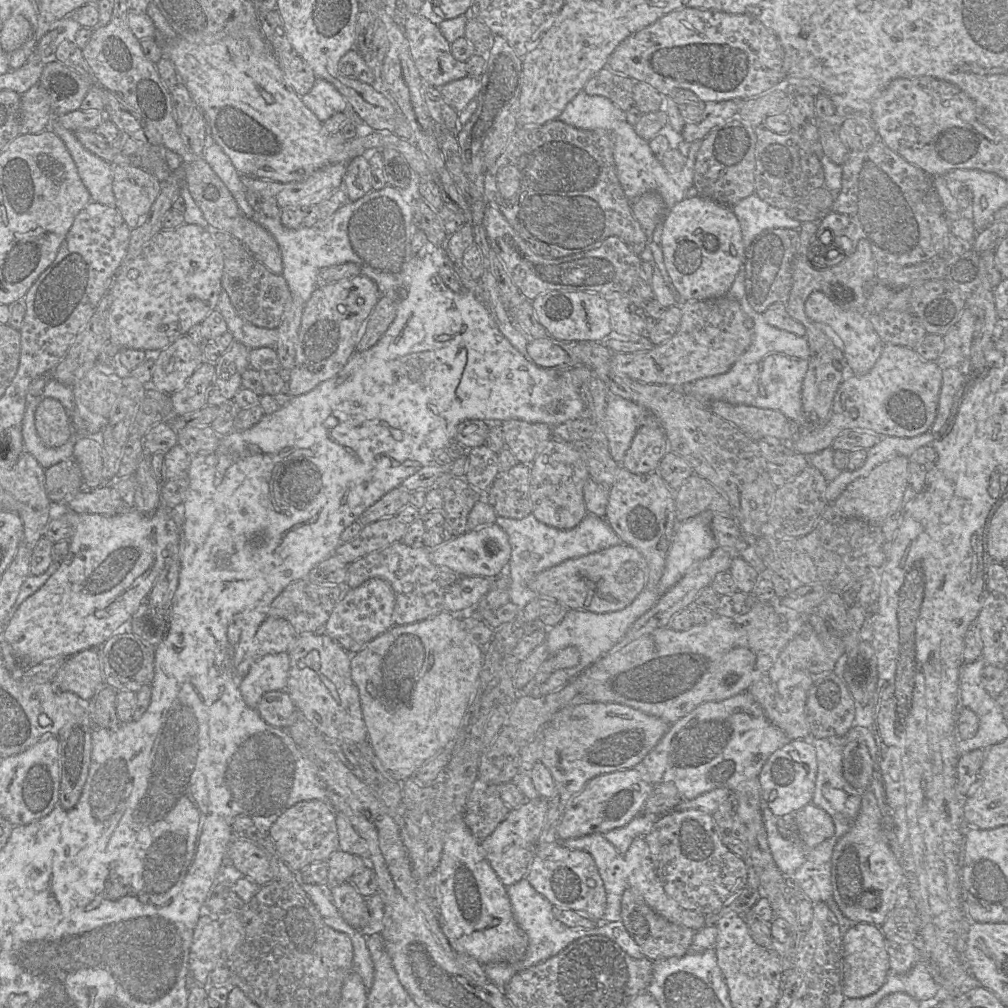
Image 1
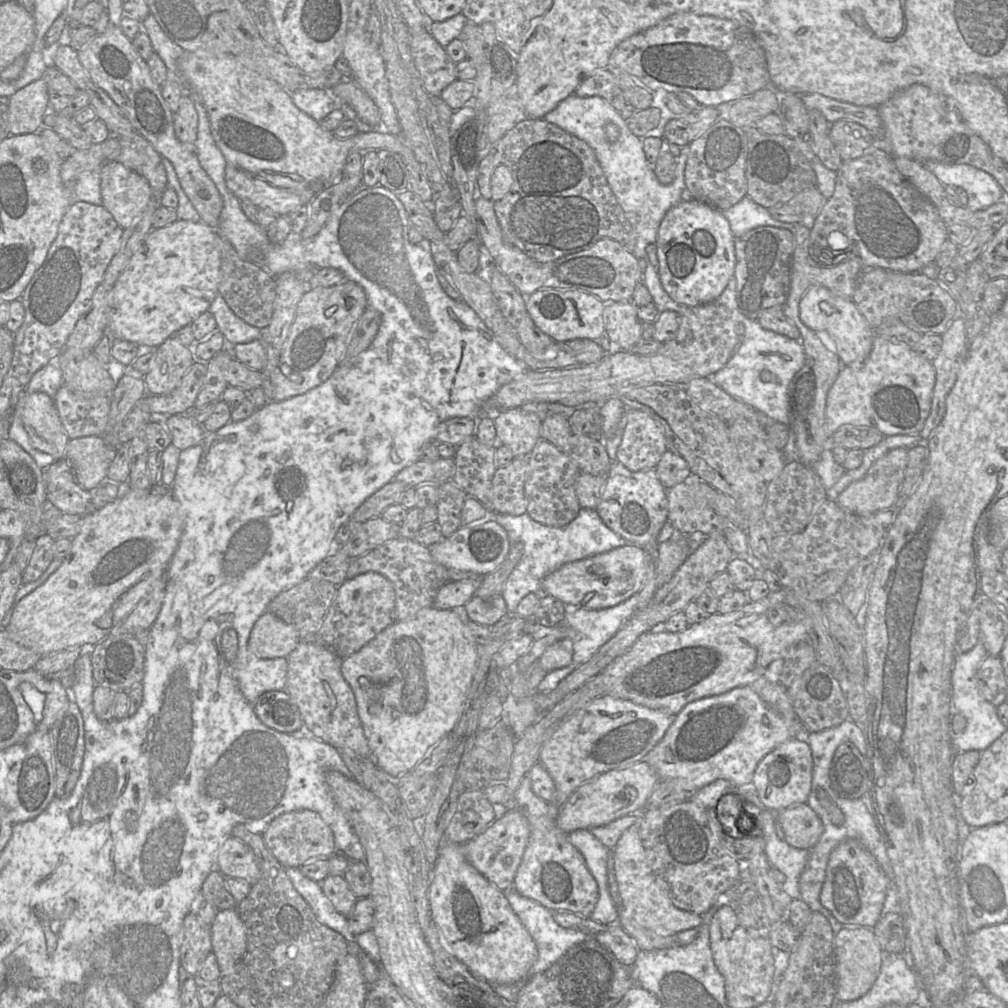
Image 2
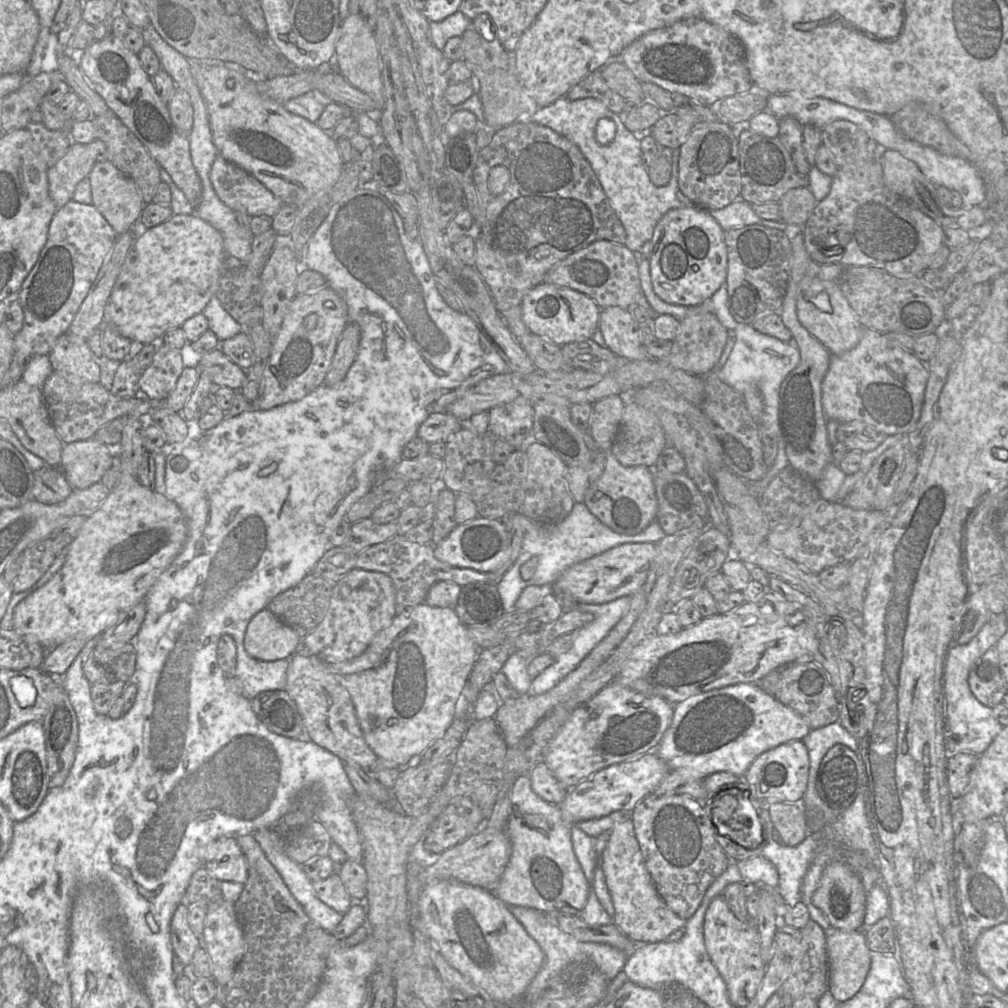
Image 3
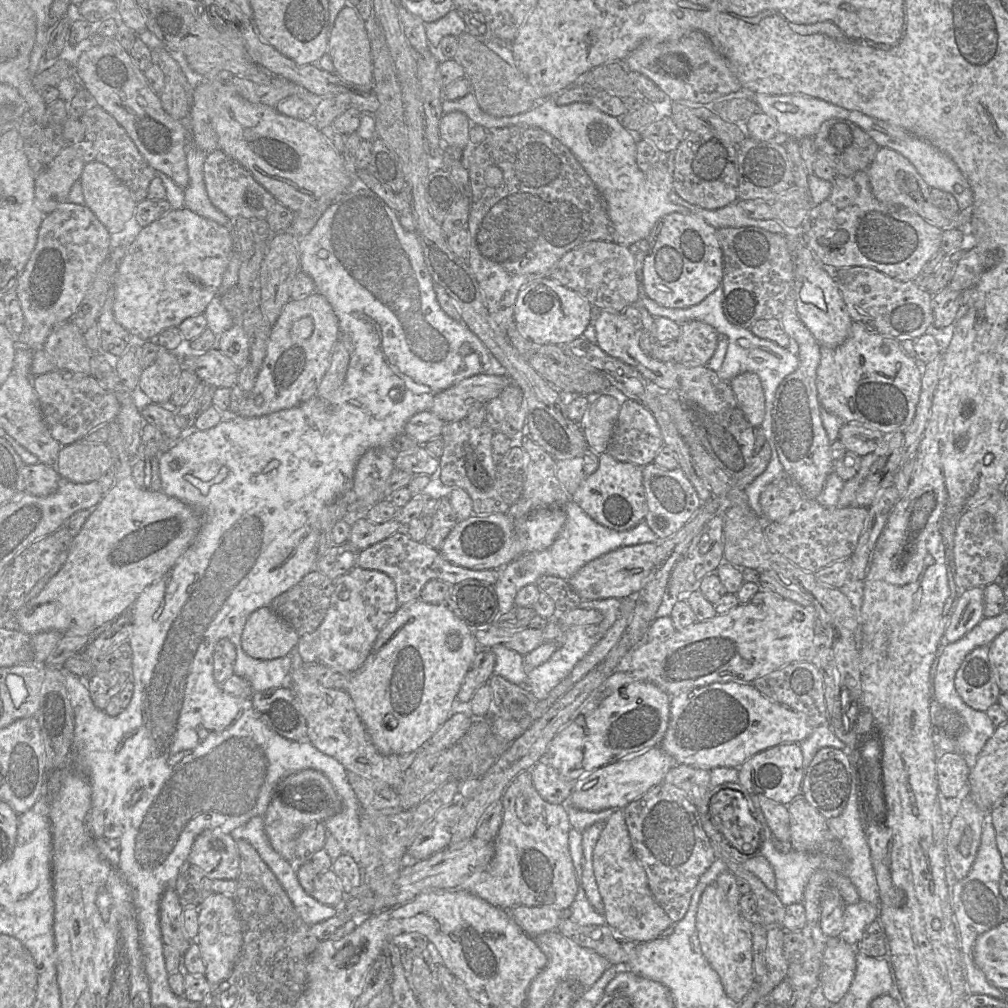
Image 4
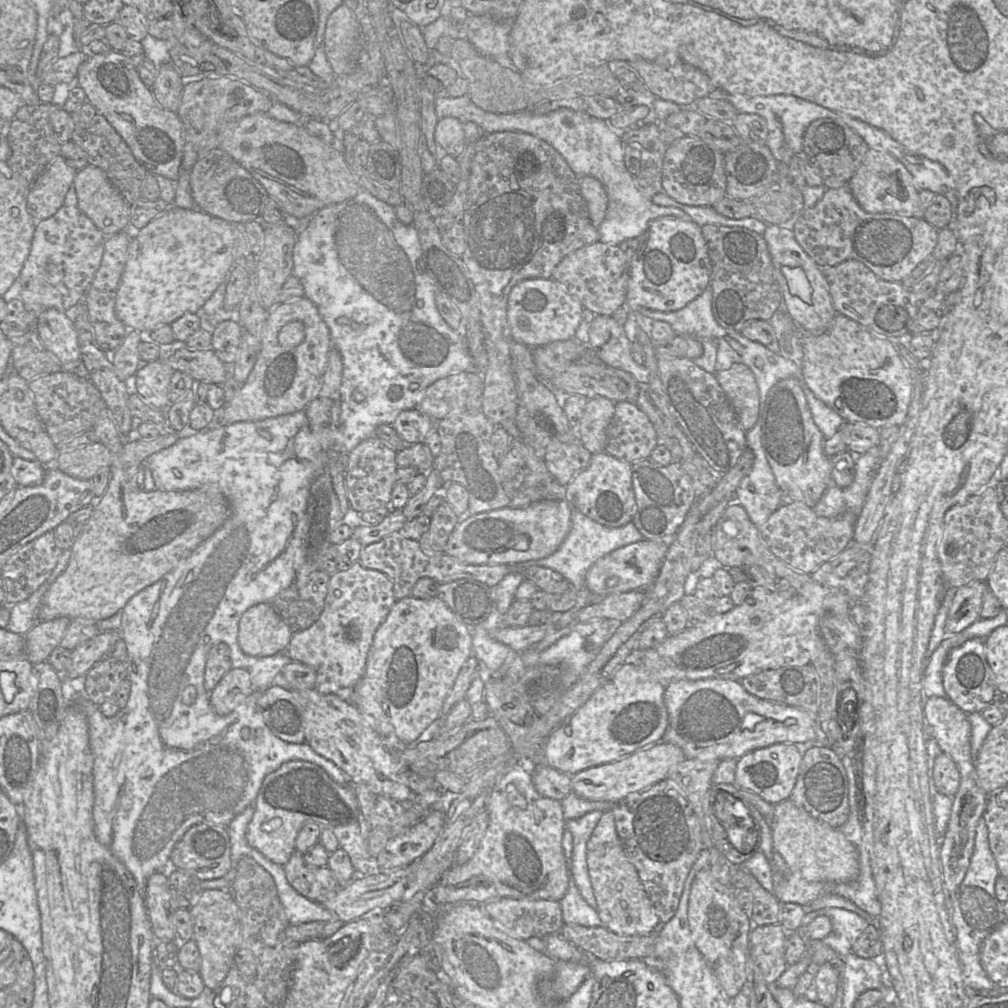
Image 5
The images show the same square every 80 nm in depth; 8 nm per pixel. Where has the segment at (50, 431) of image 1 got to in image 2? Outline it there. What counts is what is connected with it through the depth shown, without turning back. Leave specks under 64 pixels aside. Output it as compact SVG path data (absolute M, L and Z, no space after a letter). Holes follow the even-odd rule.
M24 392L14 413L20 417L34 448L50 454L55 460L65 457L70 439L52 397L43 392Z

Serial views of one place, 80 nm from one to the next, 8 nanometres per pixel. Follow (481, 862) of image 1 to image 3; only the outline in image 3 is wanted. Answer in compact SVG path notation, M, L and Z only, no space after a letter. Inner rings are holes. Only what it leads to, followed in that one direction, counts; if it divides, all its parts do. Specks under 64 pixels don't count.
M440 880L424 886L418 907L418 930L428 937L448 963L473 985L481 987L495 1001L511 1004L522 999L528 985L545 961L545 954L524 926L513 916L509 906L493 892L452 880Z

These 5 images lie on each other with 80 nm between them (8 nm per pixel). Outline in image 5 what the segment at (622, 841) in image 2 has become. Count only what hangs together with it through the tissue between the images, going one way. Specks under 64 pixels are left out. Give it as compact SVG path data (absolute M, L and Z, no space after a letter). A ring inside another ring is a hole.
M611 811L604 812L587 843L587 865L602 926L621 936L652 934L660 923L635 866L626 856Z

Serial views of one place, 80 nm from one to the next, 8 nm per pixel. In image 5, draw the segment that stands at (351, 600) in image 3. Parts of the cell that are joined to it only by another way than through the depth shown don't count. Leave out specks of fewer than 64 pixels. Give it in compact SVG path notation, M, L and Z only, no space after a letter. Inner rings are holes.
M358 562L349 569L330 575L328 592L323 611L319 619L309 628L293 633L285 654L291 662L299 662L316 671L316 682L313 688L322 694L336 694L352 702L354 688L363 677L373 637L395 604L392 581L382 572L367 569Z

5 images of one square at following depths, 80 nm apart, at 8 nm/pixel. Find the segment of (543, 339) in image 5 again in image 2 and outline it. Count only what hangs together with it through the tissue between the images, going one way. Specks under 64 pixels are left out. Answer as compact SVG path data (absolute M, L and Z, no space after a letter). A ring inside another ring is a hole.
M540 289L526 297L528 315L541 331L557 342L598 340L605 335L605 305L597 296L581 290Z

